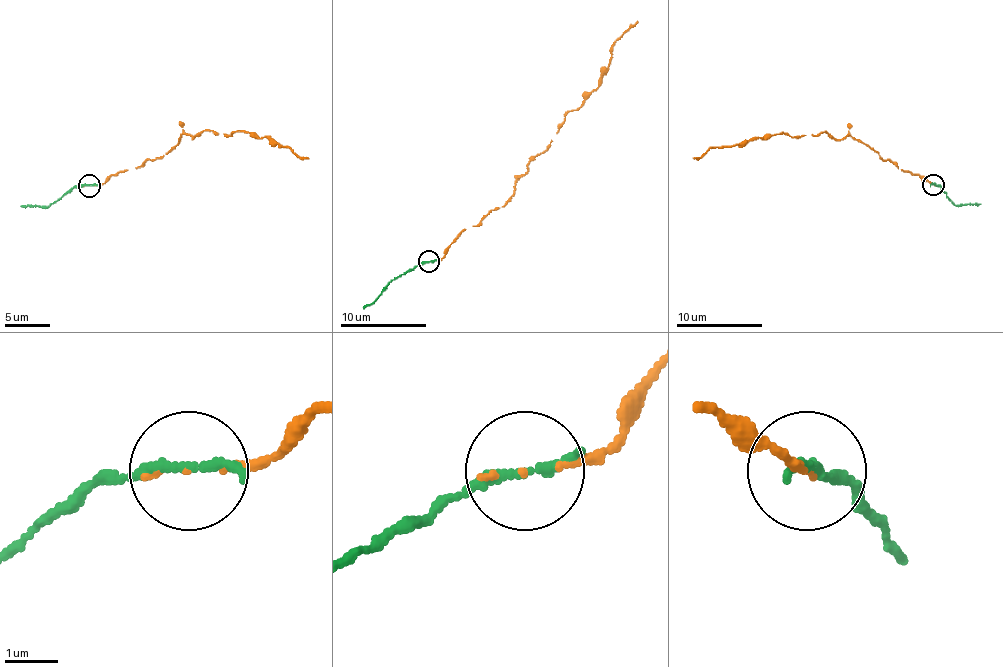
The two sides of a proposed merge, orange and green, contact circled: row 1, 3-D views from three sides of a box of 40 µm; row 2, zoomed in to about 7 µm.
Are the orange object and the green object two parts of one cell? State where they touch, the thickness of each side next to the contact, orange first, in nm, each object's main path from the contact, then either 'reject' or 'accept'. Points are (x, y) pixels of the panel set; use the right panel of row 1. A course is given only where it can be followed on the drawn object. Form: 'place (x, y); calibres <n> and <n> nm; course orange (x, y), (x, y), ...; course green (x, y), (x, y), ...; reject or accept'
place (933, 184); calibres 80 and 170 nm; course orange (934, 185), (850, 135), (835, 140), (826, 131), (710, 146), (693, 159); course green (934, 185), (938, 185), (955, 204), (981, 204); accept

